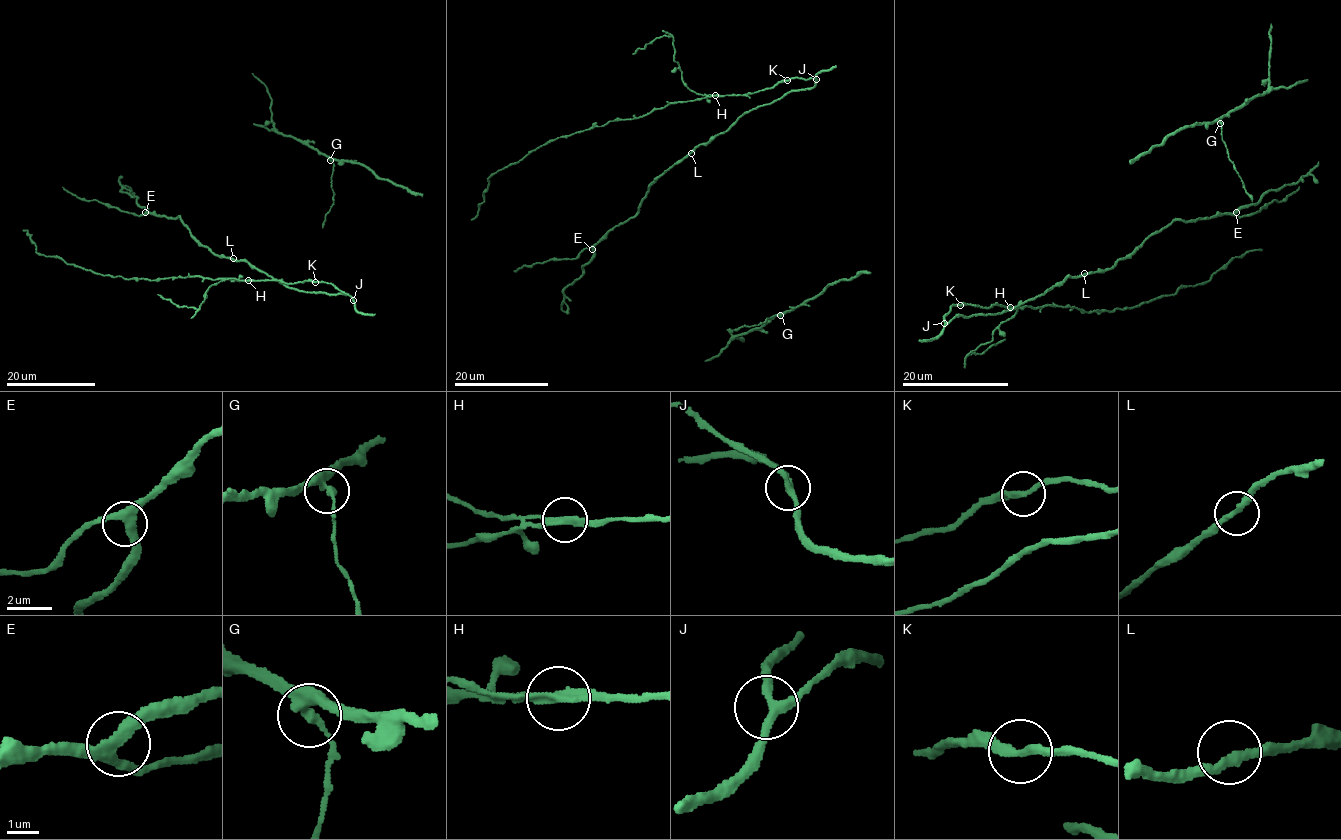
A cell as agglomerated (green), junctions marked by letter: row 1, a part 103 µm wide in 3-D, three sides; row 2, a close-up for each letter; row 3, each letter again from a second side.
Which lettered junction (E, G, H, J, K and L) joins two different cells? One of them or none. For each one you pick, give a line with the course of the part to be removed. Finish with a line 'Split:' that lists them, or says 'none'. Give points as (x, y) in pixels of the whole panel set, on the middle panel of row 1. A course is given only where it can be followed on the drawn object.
H: course (715, 95), (698, 95), (683, 82), (678, 63), (674, 58), (671, 36), (661, 36), (633, 54)
Split: H

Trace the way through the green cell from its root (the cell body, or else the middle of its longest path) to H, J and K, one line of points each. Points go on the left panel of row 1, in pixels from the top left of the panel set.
H: (233, 259), (249, 261), (289, 287), (308, 292), (347, 294), (353, 299), (325, 282), (248, 281)
J: (233, 259), (249, 261), (289, 287), (308, 292), (347, 294), (353, 300)
K: (233, 259), (249, 261), (289, 287), (308, 292), (347, 294), (353, 299), (330, 283), (315, 282)

